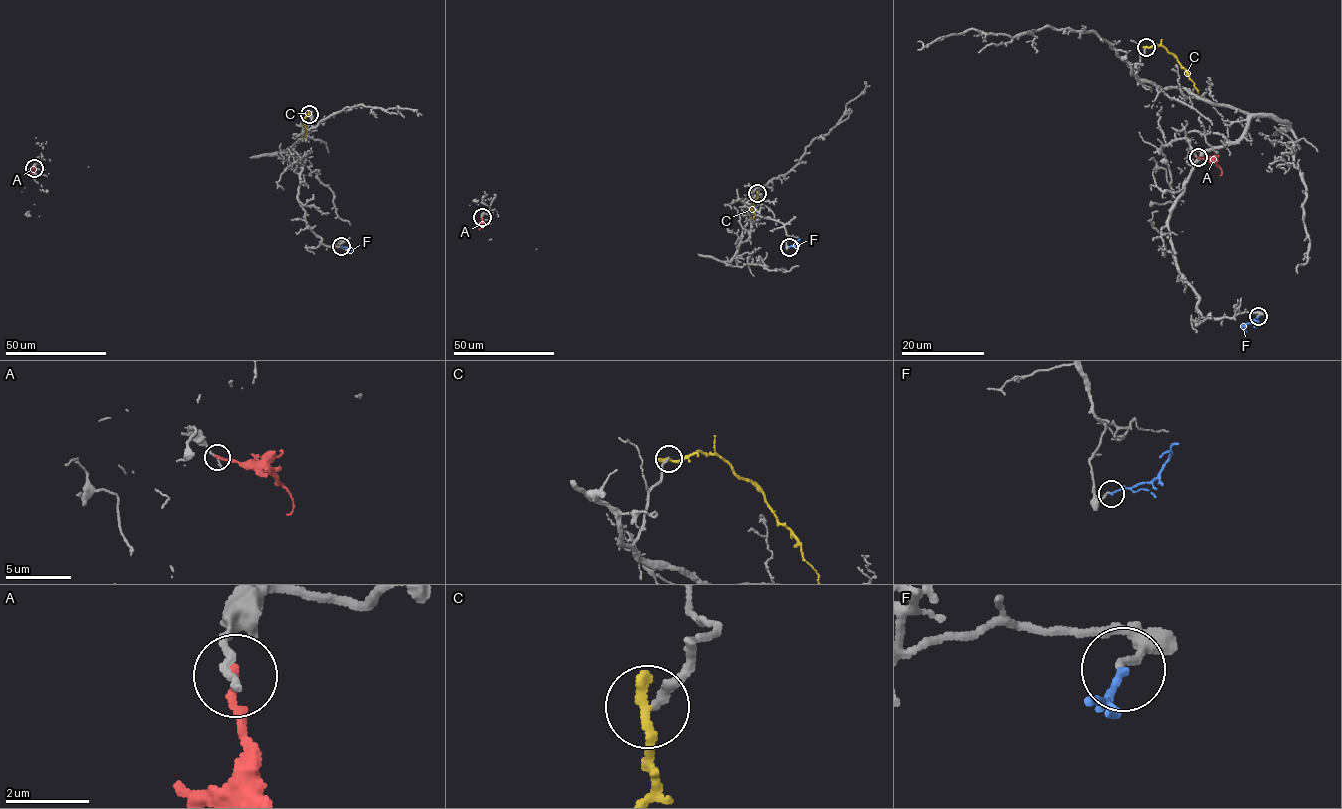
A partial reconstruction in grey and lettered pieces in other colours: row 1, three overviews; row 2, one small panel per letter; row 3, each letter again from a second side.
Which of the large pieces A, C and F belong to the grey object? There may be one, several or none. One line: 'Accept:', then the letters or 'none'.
Accept: F

